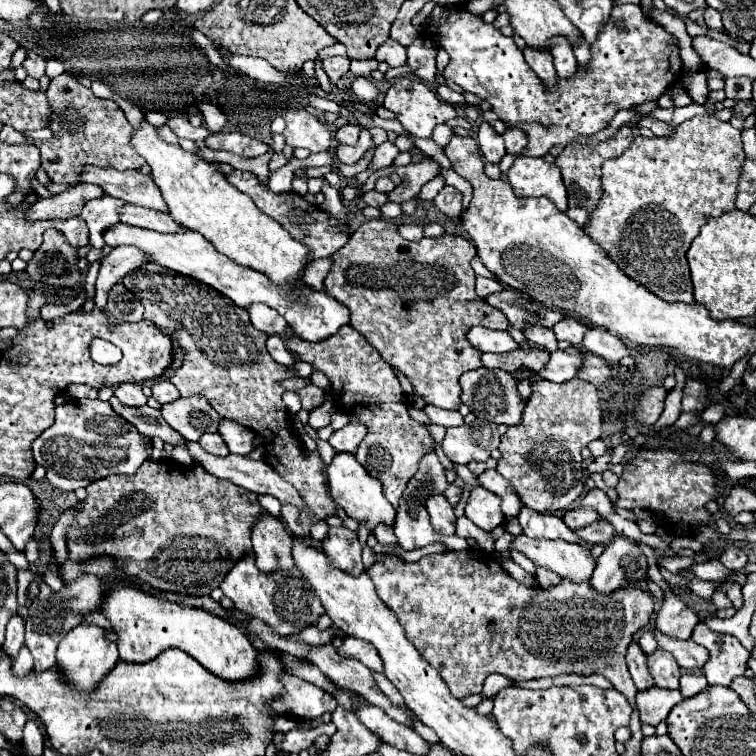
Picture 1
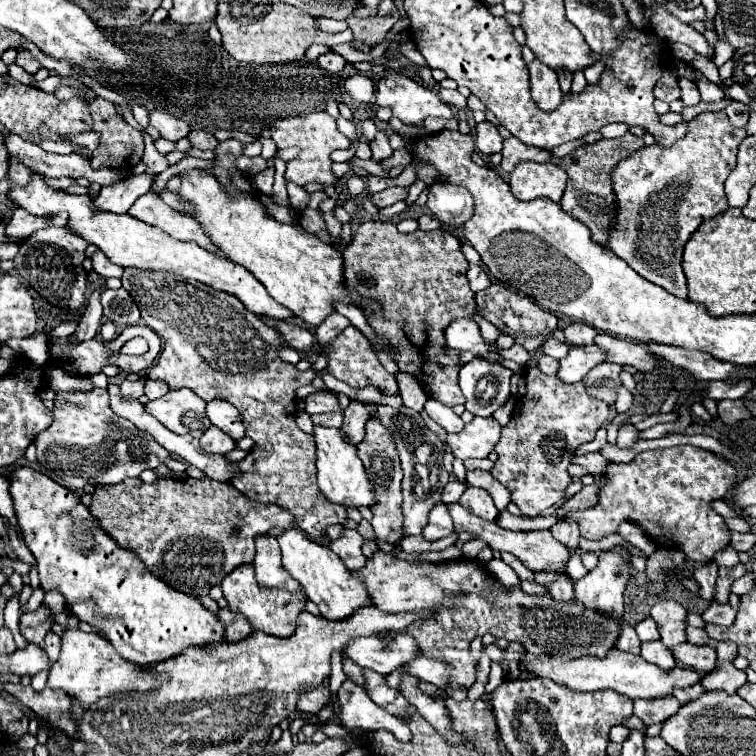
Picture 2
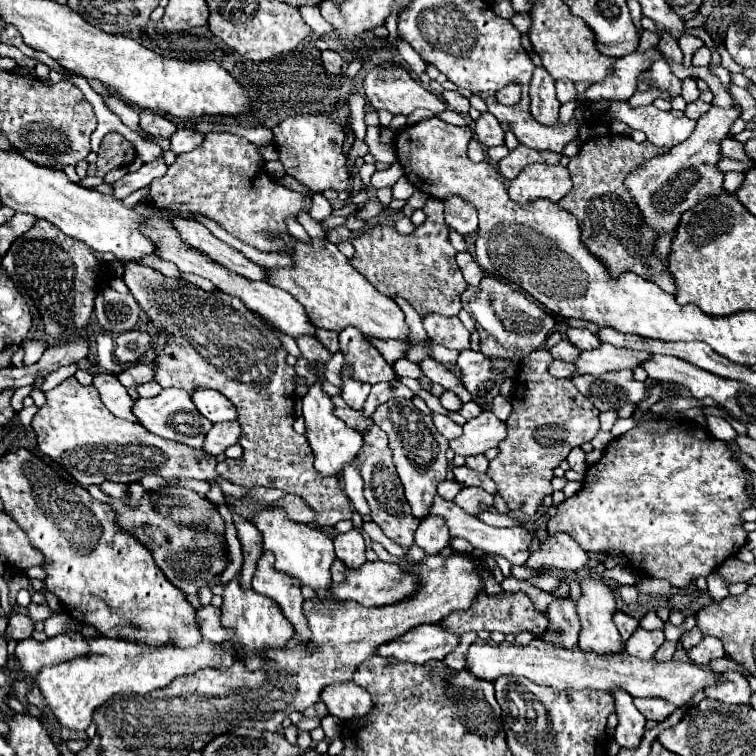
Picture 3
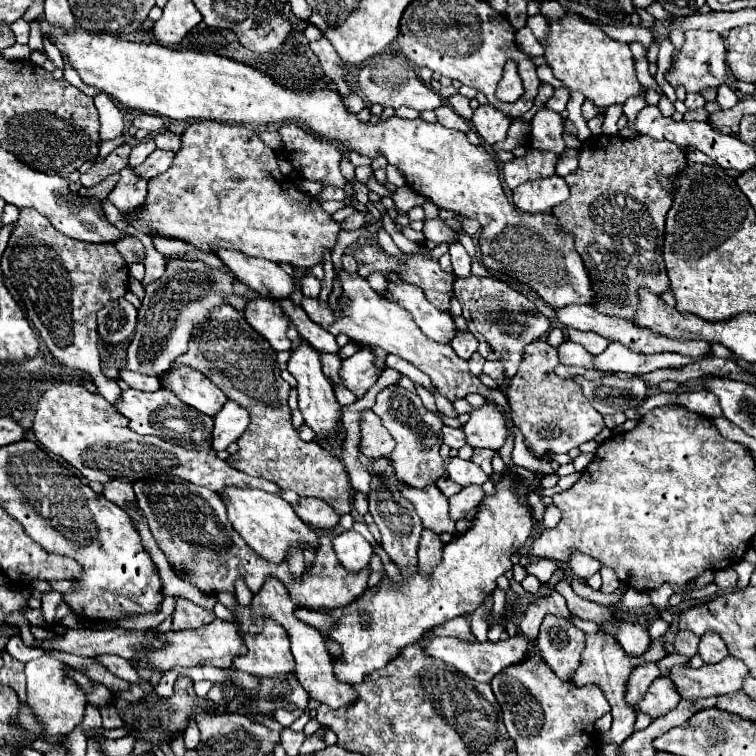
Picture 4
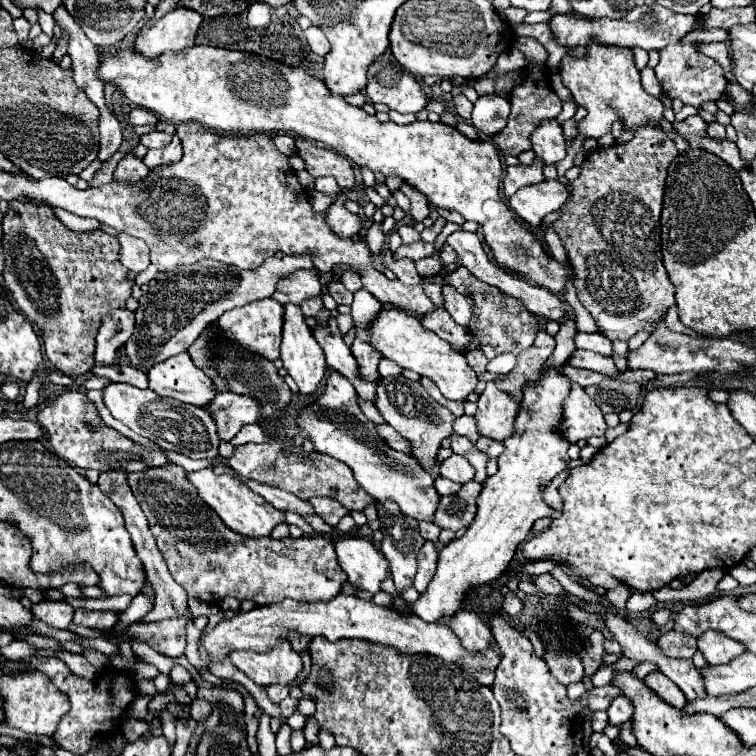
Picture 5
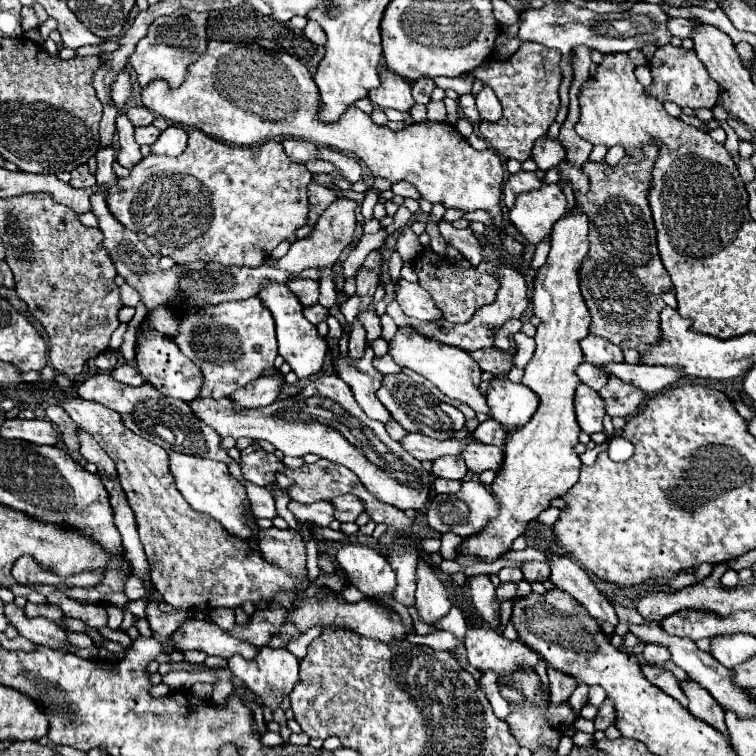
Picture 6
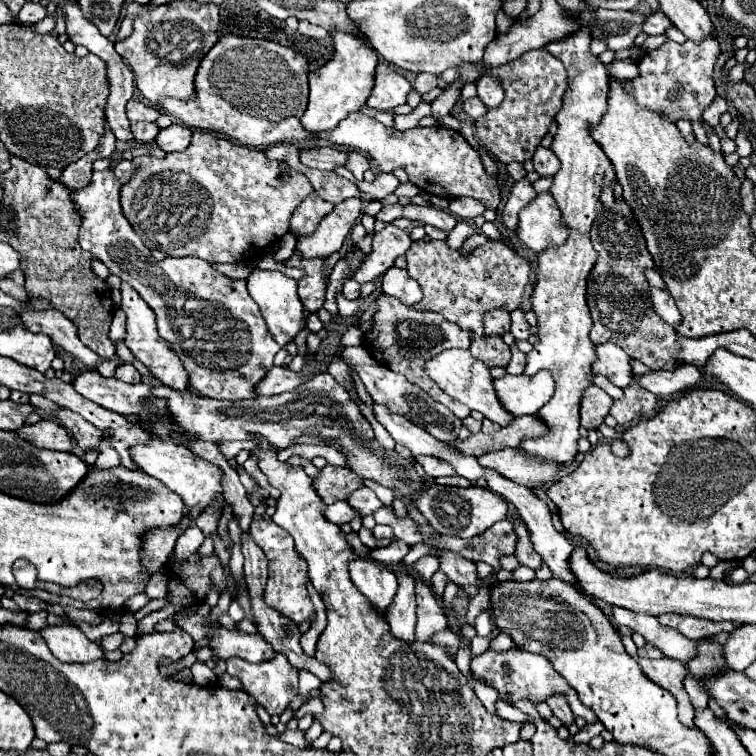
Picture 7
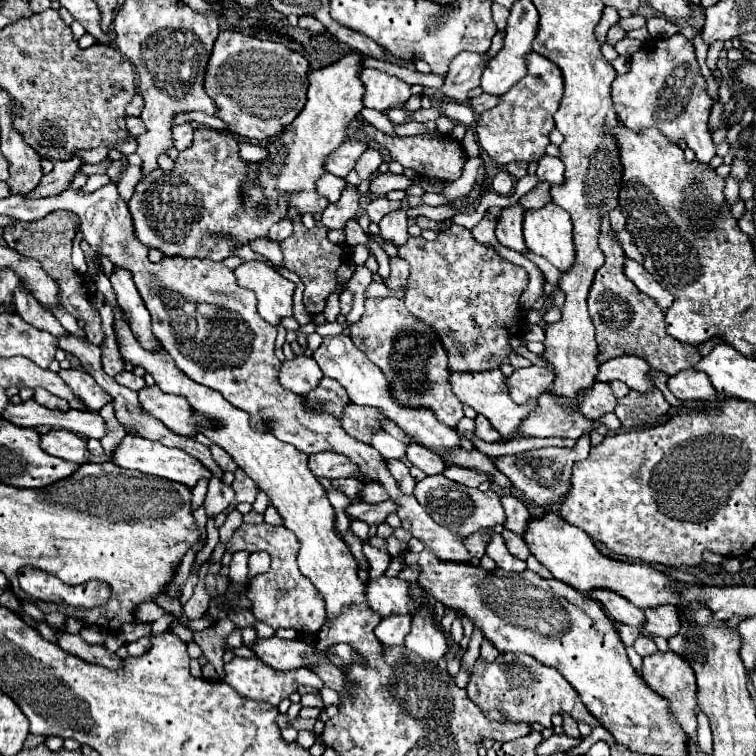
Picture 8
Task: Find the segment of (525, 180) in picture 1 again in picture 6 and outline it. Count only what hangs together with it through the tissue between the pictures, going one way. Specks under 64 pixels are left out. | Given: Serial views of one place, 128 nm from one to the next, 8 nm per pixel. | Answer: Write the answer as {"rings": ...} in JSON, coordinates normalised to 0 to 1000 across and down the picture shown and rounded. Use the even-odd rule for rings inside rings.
{"rings":[[[720,243],[712,251],[688,257],[675,278],[675,291],[685,307],[701,320],[712,323],[728,312],[730,299],[749,280],[749,259],[741,243]]]}

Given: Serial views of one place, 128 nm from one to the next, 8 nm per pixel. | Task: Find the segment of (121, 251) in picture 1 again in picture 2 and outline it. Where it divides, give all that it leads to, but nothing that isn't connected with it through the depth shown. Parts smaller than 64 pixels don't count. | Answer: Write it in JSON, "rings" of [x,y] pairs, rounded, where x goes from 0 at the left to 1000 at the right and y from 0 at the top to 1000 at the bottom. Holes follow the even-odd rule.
{"rings":[[[135,378],[124,381],[124,386],[119,389],[116,394],[116,402],[108,413],[108,421],[106,421],[106,429],[103,429],[103,437],[95,442],[98,447],[106,447],[108,450],[122,450],[130,437],[132,437],[132,429],[135,429],[135,402],[132,402],[132,389],[138,386]]]}

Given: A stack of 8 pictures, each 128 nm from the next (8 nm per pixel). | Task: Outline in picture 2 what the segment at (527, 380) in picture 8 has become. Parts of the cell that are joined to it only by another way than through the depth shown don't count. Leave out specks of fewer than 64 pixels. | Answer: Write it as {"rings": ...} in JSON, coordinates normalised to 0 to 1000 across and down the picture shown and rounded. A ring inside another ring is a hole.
{"rings":[[[630,550],[611,571],[593,577],[593,590],[601,606],[646,606],[661,582],[661,561],[653,553]]]}

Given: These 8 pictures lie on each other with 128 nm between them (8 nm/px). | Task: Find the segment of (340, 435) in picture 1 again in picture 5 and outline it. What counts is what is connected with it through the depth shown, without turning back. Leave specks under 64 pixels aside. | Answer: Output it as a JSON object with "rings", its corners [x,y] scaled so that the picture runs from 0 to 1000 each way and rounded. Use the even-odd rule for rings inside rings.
{"rings":[[[481,437],[471,439],[471,450],[466,455],[466,468],[474,479],[476,487],[476,500],[479,503],[500,503],[500,479],[505,476],[505,468],[500,463],[492,463],[492,458],[487,458],[487,452],[481,450]]]}

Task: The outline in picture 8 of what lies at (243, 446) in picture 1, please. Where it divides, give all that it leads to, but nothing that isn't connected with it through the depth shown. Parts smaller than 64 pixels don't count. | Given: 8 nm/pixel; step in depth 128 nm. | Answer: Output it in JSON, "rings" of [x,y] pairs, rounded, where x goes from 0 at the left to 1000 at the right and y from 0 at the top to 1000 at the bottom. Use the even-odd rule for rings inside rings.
{"rings":[[[151,357],[151,362],[146,365],[146,373],[148,373],[151,386],[153,386],[153,399],[161,407],[164,418],[169,421],[169,429],[172,429],[175,439],[180,442],[185,458],[196,466],[214,463],[214,455],[201,442],[198,415],[196,415],[185,389],[175,373],[175,365],[167,357]]]}

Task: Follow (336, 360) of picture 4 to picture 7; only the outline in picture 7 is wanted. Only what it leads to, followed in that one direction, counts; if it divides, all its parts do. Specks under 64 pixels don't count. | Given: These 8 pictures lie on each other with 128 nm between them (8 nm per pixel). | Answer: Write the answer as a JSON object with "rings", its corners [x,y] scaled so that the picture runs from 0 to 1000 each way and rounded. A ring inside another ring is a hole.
{"rings":[[[434,492],[421,495],[413,503],[397,508],[392,516],[349,526],[328,526],[312,532],[265,526],[259,521],[233,521],[220,511],[204,511],[204,521],[222,529],[222,542],[246,571],[265,582],[328,582],[336,577],[352,579],[360,590],[389,590],[397,577],[418,577],[423,582],[444,587],[458,603],[458,616],[476,632],[492,635],[503,643],[529,648],[532,656],[553,656],[561,648],[561,632],[548,622],[545,606],[532,606],[521,595],[511,595],[500,587],[489,558],[476,548],[474,537],[463,529],[463,521]]]}

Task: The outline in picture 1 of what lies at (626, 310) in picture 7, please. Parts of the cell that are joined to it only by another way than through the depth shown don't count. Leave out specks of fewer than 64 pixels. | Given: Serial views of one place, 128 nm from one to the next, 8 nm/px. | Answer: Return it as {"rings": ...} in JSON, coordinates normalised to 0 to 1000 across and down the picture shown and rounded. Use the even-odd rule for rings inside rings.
{"rings":[[[823,167],[810,183],[804,183],[802,188],[794,188],[794,190],[786,190],[786,193],[770,193],[770,190],[754,190],[746,196],[746,201],[741,206],[735,206],[735,220],[741,222],[743,228],[743,235],[746,235],[746,243],[749,243],[749,251],[751,251],[751,286],[765,294],[767,299],[772,299],[783,283],[783,278],[788,275],[791,265],[794,265],[794,257],[796,257],[796,246],[794,246],[794,220],[796,214],[802,214],[804,209],[812,209],[817,204],[823,204],[831,190],[836,188],[839,177],[831,167]]]}

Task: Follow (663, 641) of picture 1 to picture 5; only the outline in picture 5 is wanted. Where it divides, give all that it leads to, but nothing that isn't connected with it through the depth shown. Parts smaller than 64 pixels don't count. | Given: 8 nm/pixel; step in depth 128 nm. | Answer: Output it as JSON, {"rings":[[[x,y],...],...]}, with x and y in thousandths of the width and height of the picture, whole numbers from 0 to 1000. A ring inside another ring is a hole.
{"rings":[[[937,833],[923,844],[923,857],[931,865],[937,878],[958,878],[966,876],[968,870],[979,868],[984,862],[984,854],[979,849],[968,849],[963,841]]]}

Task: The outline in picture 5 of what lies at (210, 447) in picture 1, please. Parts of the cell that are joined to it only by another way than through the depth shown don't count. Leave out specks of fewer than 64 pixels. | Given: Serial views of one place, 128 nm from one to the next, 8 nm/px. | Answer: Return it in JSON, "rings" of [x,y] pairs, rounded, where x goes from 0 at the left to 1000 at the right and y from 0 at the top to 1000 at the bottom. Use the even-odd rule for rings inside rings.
{"rings":[[[291,519],[280,529],[275,545],[286,558],[288,579],[296,585],[304,585],[320,563],[341,558],[341,534],[333,532],[333,526],[323,526],[307,519]]]}

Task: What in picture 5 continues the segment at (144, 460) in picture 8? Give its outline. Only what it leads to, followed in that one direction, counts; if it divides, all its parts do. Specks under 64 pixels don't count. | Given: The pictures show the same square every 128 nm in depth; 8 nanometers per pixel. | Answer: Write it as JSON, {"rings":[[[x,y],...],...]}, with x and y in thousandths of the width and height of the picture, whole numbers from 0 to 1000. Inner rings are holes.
{"rings":[[[262,622],[249,627],[251,638],[262,646],[265,656],[270,659],[270,664],[275,664],[275,669],[280,669],[280,675],[286,675],[286,680],[296,688],[296,693],[312,704],[317,704],[320,709],[328,712],[347,712],[347,709],[357,709],[360,701],[368,693],[378,690],[376,675],[362,672],[360,667],[354,667],[344,653],[328,648],[328,643],[323,643],[315,632],[310,630],[288,630],[283,627],[283,622]]]}

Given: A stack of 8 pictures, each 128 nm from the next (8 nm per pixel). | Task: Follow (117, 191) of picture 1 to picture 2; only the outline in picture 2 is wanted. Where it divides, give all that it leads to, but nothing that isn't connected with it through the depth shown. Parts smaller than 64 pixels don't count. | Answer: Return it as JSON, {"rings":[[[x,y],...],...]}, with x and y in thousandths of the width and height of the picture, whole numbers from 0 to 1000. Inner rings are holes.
{"rings":[[[21,177],[8,180],[5,185],[11,201],[16,206],[24,206],[37,222],[48,225],[56,233],[90,233],[90,235],[114,235],[119,241],[127,241],[132,246],[146,246],[153,241],[161,241],[167,233],[159,225],[148,225],[148,222],[130,222],[124,225],[119,220],[119,212],[103,204],[69,204],[56,198],[50,190],[34,188]]]}

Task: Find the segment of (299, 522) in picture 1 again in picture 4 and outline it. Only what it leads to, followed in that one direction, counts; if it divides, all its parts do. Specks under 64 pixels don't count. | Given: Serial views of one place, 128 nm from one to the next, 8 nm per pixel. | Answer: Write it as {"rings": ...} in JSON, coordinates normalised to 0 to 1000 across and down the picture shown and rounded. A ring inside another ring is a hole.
{"rings":[[[291,405],[278,418],[280,421],[270,423],[270,429],[257,434],[246,468],[233,474],[225,489],[233,489],[238,484],[251,484],[251,487],[267,492],[304,529],[310,529],[312,534],[317,534],[320,540],[325,540],[331,545],[331,563],[315,579],[317,595],[310,603],[302,606],[302,614],[310,616],[312,622],[331,627],[331,630],[344,630],[344,632],[352,632],[357,638],[365,638],[376,648],[386,646],[397,656],[423,659],[423,661],[434,664],[447,683],[460,680],[466,675],[463,659],[466,659],[468,648],[460,638],[460,627],[455,624],[455,614],[447,606],[442,606],[437,598],[431,598],[421,585],[402,585],[394,577],[394,571],[389,569],[389,563],[384,558],[384,540],[381,540],[384,508],[376,505],[373,497],[370,497],[370,487],[368,487],[368,479],[365,479],[365,463],[360,463],[360,458],[352,452],[352,447],[347,447],[328,426],[323,426],[325,421],[317,413],[312,413],[307,405]]]}

